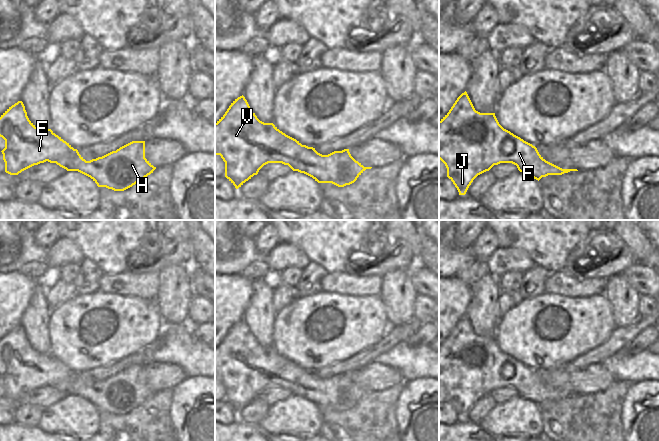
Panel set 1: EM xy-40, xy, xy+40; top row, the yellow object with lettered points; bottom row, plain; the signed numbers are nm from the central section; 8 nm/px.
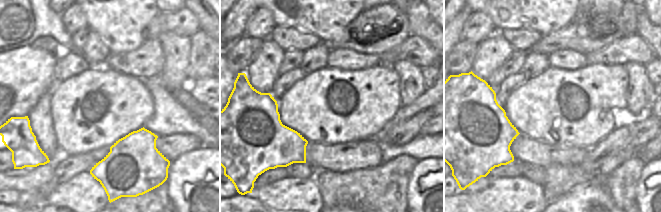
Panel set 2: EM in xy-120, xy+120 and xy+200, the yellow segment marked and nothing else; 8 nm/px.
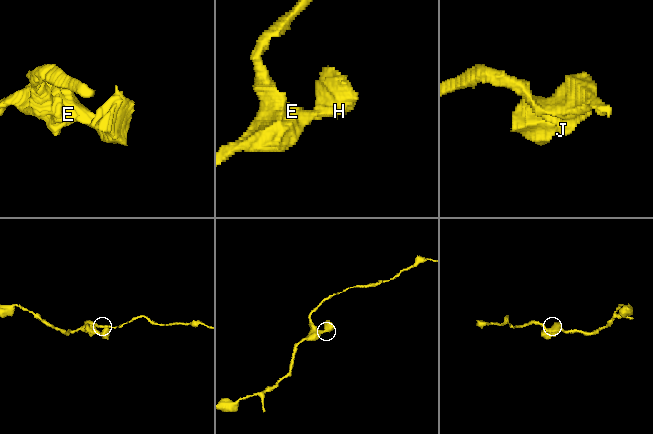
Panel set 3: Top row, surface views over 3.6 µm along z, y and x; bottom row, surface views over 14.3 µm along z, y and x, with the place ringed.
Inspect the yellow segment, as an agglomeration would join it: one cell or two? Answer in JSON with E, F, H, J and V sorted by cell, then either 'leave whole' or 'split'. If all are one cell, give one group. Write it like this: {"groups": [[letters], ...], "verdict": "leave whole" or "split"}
{"groups": [["E", "F", "H", "J", "V"]], "verdict": "leave whole"}

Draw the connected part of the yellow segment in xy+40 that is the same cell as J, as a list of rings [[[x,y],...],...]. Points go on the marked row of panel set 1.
[[[467,92],[462,93],[449,112],[439,121],[439,159],[447,168],[447,177],[465,195],[473,180],[494,165],[512,163],[518,170],[536,180],[548,175],[562,175],[577,169],[562,169],[546,161],[532,144],[524,141],[498,122],[495,113],[475,110]]]

